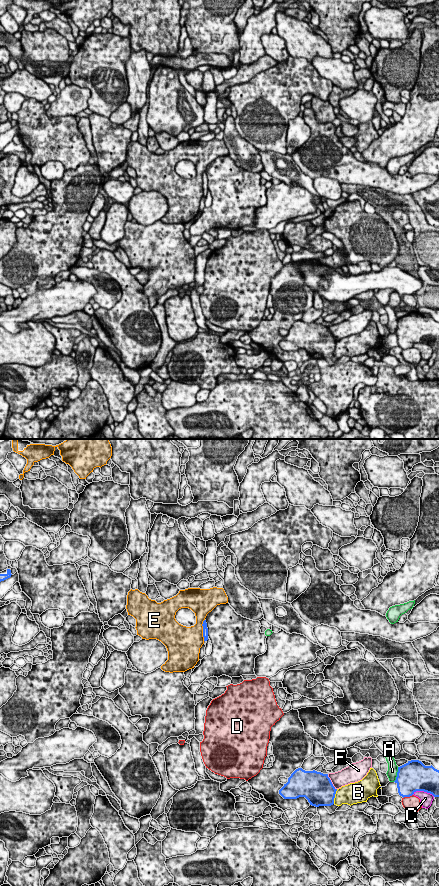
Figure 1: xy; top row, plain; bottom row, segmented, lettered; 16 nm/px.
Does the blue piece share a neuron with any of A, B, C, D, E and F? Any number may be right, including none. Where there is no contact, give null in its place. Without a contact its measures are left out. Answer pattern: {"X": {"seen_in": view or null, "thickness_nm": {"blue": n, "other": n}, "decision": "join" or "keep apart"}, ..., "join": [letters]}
{"A": {"seen_in": "xy", "thickness_nm": {"blue": 480, "other": 160}, "decision": "keep apart"}, "B": {"seen_in": "xy", "thickness_nm": {"blue": 460, "other": 320}, "decision": "keep apart"}, "C": {"seen_in": "xy", "thickness_nm": {"blue": 440, "other": 200}, "decision": "keep apart"}, "D": {"seen_in": "xy", "thickness_nm": {"blue": 380, "other": 240}, "decision": "keep apart"}, "E": {"seen_in": "xy", "thickness_nm": {"blue": 100, "other": 400}, "decision": "keep apart"}, "F": {"seen_in": "xy", "thickness_nm": {"blue": 500, "other": 260}, "decision": "keep apart"}, "join": []}

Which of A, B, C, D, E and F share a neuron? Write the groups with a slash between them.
A / B / C / D / E / F

